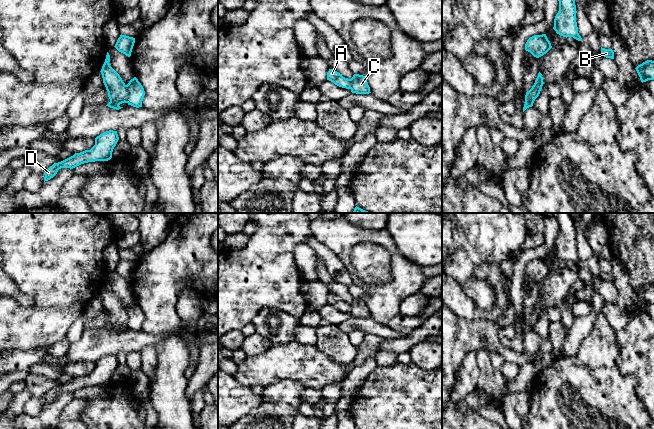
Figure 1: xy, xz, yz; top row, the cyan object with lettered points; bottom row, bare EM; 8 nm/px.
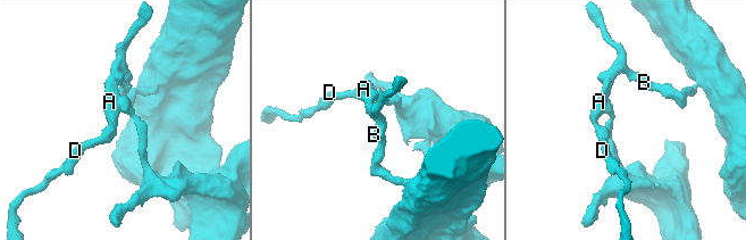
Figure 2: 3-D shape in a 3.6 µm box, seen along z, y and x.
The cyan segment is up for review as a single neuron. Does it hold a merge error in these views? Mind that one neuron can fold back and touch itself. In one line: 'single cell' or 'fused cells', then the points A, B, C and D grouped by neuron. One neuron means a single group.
fused cells | A B D / C

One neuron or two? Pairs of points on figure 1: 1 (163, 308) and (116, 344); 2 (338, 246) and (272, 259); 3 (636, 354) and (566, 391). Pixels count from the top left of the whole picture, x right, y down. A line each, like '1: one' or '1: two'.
1: two
2: two
3: two

